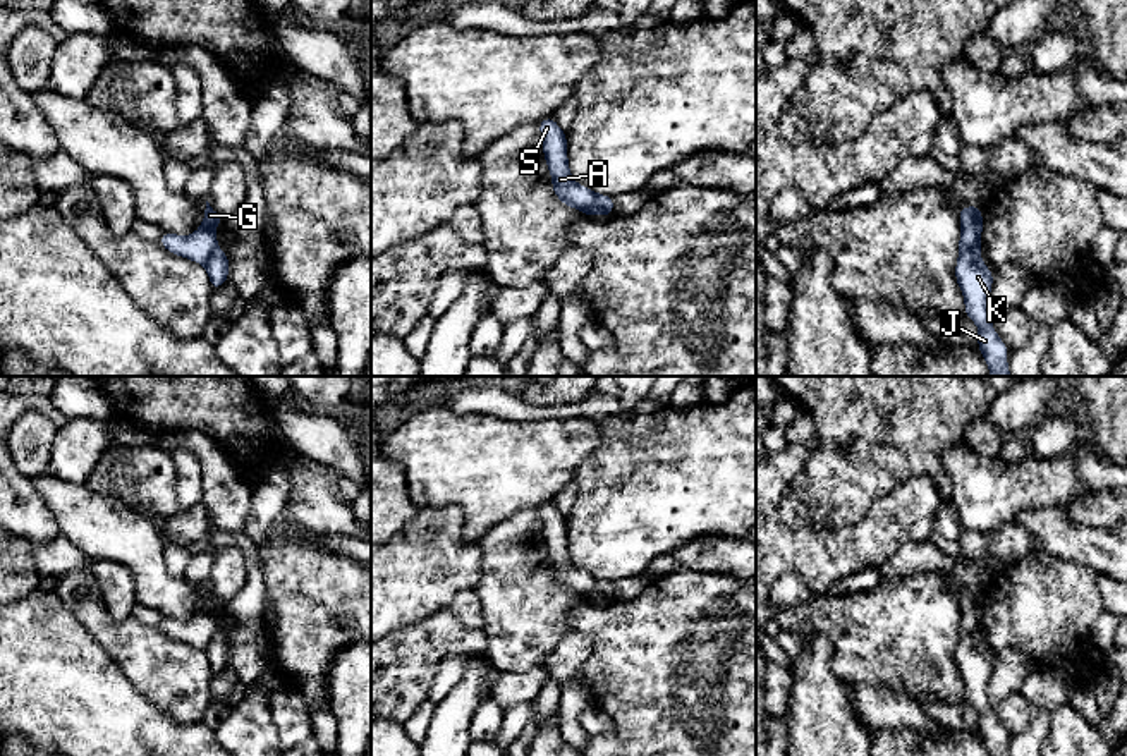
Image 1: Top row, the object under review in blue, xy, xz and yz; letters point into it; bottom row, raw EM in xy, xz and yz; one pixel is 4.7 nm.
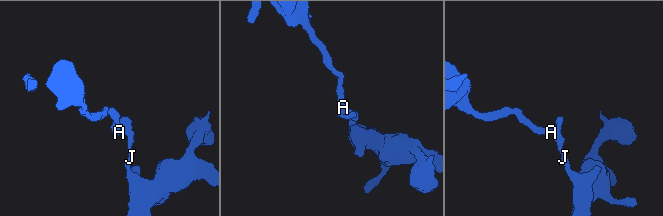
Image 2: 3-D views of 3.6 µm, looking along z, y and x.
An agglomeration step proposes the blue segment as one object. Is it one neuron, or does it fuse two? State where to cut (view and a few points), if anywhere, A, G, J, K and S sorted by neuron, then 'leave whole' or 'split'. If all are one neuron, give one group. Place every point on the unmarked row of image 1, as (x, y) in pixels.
cut xz (597, 579), (597, 595), (600, 598); groups A G S / J K; split

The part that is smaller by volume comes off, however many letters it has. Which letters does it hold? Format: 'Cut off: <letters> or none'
Cut off: A, G, S

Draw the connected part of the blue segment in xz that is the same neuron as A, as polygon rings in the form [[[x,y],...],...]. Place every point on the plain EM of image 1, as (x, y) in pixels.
[[[553,502],[538,507],[543,522],[543,538],[551,558],[555,581],[567,591],[588,601],[600,600],[596,594],[598,579],[586,570],[576,569],[570,562],[567,543],[567,519],[557,510]]]

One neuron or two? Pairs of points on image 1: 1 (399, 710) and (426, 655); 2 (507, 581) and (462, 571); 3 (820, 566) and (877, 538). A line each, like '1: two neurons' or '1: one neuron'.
1: one neuron
2: two neurons
3: one neuron

